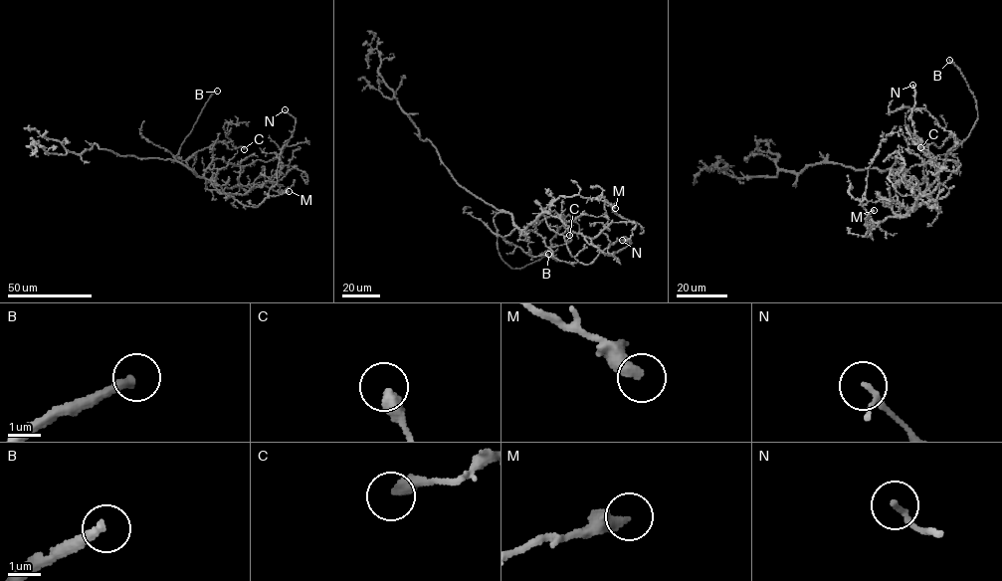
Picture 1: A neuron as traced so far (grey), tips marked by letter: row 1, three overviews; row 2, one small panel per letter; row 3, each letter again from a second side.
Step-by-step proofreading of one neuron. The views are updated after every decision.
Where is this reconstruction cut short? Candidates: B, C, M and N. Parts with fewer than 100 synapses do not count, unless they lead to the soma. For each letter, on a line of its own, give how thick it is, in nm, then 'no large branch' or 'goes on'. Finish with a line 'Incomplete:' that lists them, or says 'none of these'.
B: 280 nm thick; goes on
C: 400 nm thick; no large branch
M: 440 nm thick; no large branch
N: 100 nm thick; no large branch
Incomplete: B

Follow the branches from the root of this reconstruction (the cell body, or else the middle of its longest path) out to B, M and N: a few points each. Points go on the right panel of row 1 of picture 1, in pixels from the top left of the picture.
B: (899, 169), (905, 173), (914, 165), (951, 152), (967, 136), (977, 119), (975, 97), (960, 70), (949, 60)
M: (899, 169), (907, 184), (925, 194), (903, 216), (887, 218), (866, 236), (866, 218), (874, 210)
N: (899, 169), (919, 192), (926, 187), (925, 163), (958, 167), (926, 150), (914, 133), (912, 85)

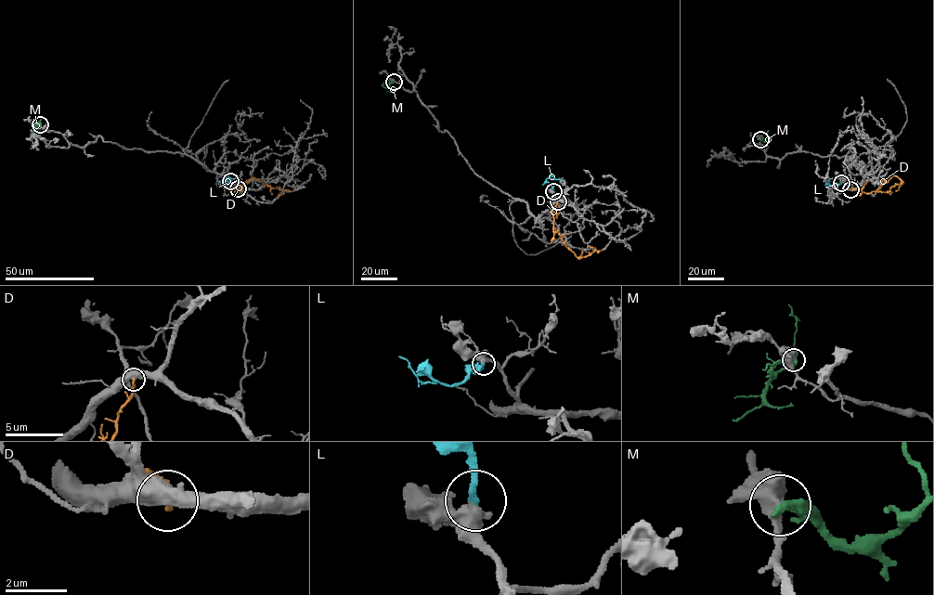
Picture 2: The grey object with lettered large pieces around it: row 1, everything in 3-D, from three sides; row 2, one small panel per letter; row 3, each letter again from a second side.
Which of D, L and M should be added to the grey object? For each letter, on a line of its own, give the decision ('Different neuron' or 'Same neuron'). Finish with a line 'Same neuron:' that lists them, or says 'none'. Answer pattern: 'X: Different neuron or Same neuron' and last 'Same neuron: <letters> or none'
D: Different neuron
L: Same neuron
M: Different neuron
Same neuron: L

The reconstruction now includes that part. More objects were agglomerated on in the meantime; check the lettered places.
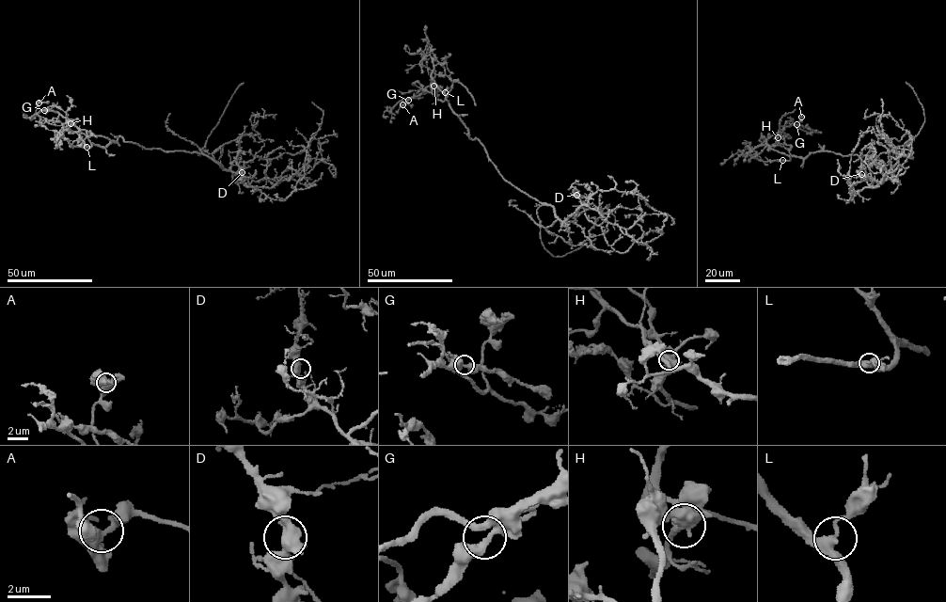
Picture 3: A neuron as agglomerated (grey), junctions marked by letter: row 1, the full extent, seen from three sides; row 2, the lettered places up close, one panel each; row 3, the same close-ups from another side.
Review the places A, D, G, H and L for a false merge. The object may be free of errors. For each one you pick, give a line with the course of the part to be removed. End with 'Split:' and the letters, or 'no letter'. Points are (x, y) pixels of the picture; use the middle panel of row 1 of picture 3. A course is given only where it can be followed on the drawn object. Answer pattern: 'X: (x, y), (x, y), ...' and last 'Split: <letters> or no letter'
H: (433, 86), (433, 80), (437, 74), (445, 75), (445, 68), (433, 54), (426, 52), (429, 44), (426, 24)
Split: H

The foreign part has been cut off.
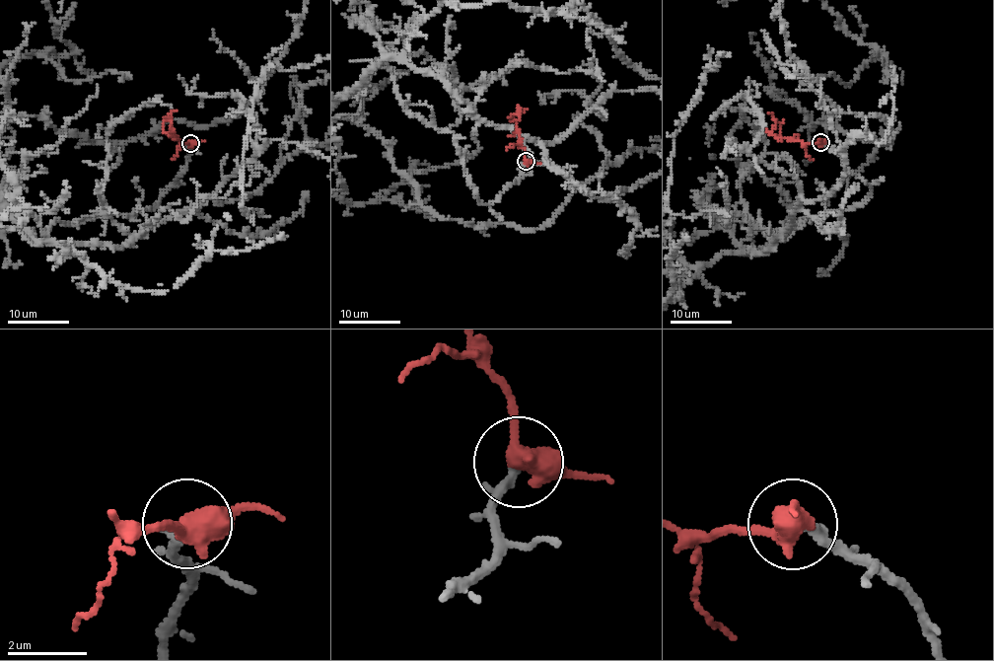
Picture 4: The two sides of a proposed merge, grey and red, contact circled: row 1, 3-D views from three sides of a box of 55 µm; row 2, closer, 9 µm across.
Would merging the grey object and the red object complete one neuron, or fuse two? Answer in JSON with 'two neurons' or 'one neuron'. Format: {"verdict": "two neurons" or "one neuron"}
{"verdict": "one neuron"}

